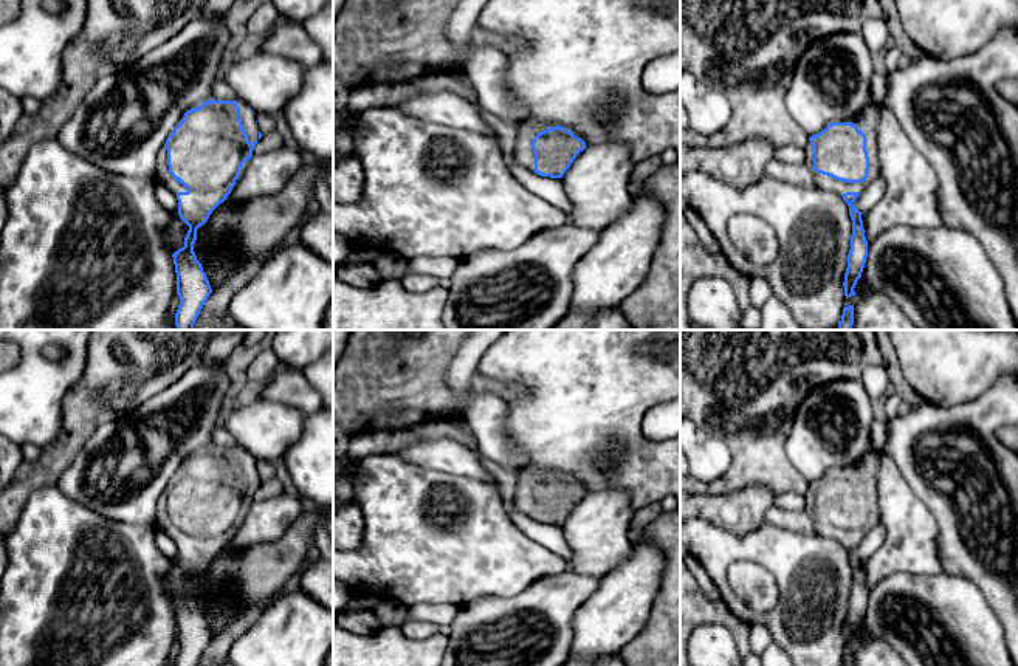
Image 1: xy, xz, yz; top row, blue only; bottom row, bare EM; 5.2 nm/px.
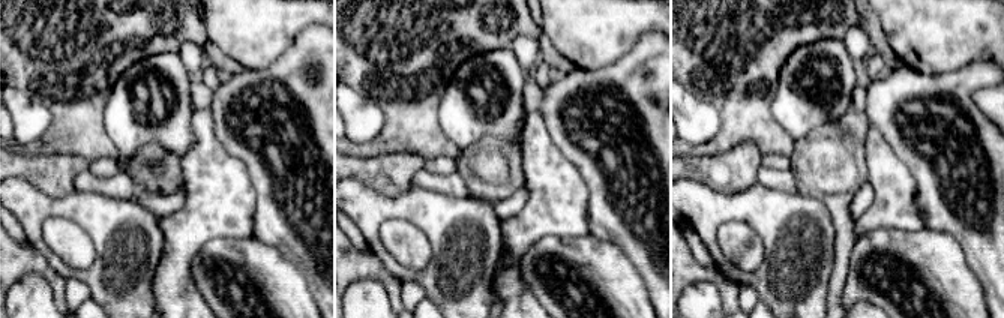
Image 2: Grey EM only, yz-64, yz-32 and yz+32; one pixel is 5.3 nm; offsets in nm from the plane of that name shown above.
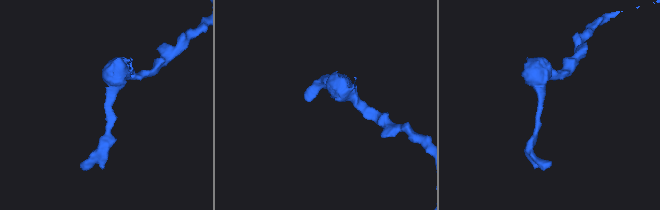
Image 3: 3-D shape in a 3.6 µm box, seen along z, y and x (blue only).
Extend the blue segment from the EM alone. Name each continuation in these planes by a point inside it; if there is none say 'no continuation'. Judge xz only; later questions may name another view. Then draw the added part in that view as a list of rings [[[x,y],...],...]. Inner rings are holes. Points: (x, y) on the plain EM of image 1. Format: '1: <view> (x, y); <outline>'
1: xz (526, 479); [[[530,468],[516,471],[514,503],[519,505],[522,513],[531,519],[535,519],[535,500],[531,496],[531,488],[536,482],[538,479]]]

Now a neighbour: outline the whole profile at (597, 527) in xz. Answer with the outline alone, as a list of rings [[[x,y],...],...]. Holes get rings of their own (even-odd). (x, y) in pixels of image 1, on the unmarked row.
[[[626,491],[587,493],[561,524],[572,548],[569,570],[601,578],[621,565],[632,553],[628,537],[634,516]]]

